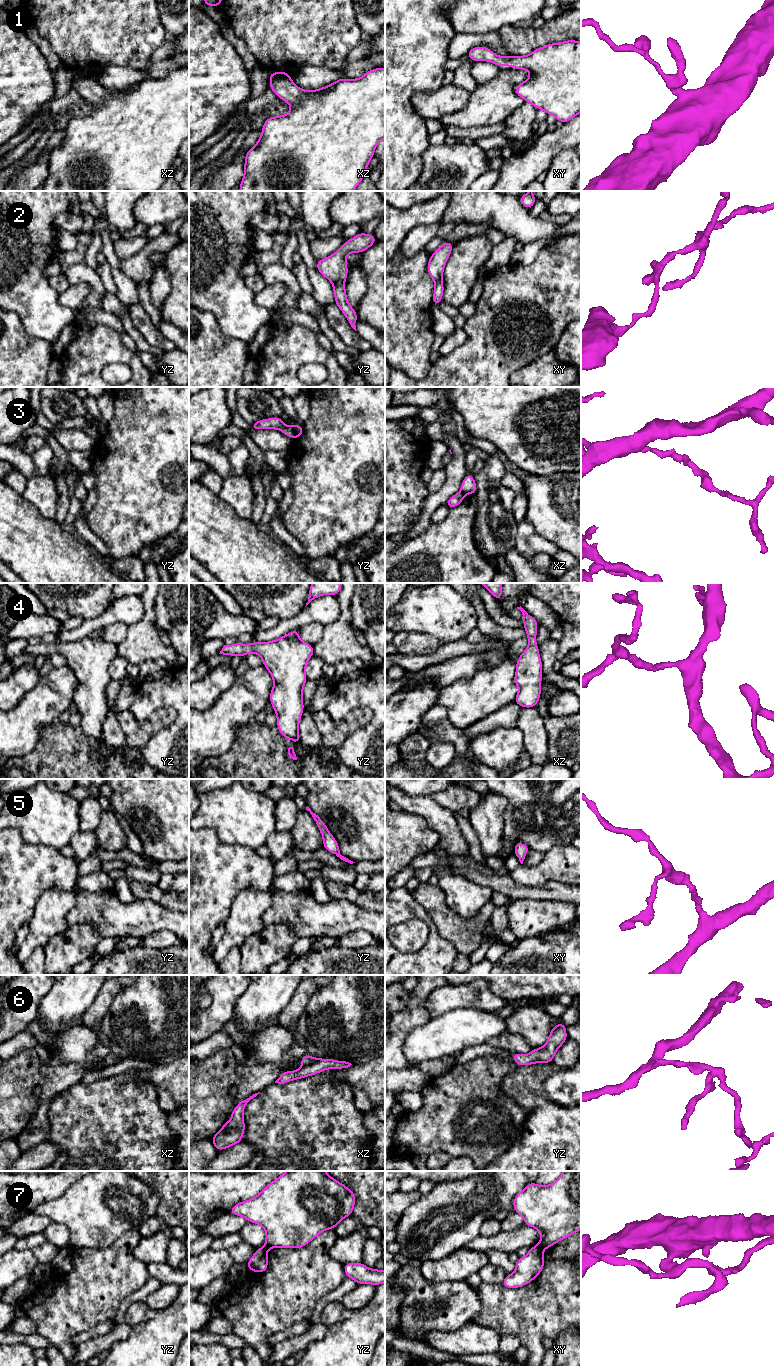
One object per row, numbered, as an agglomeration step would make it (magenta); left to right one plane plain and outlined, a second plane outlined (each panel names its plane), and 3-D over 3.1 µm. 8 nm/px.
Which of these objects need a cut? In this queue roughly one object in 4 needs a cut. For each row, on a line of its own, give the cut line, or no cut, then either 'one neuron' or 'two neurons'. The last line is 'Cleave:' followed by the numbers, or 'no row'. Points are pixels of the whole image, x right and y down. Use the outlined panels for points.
1: cut none; one neuron
2: cut yz (343, 280), (332, 283); two neurons
3: cut yz (293, 426), (294, 437); two neurons
4: cut none; one neuron
5: cut none; one neuron
6: cut none; one neuron
7: cut xy (538, 1244), (544, 1248); two neurons
Cleave: 2, 3, 7

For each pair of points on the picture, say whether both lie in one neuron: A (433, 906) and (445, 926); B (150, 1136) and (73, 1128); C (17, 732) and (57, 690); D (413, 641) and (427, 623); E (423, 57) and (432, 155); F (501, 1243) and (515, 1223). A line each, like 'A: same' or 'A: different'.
A: same
B: same
C: same
D: different
E: different
F: different

